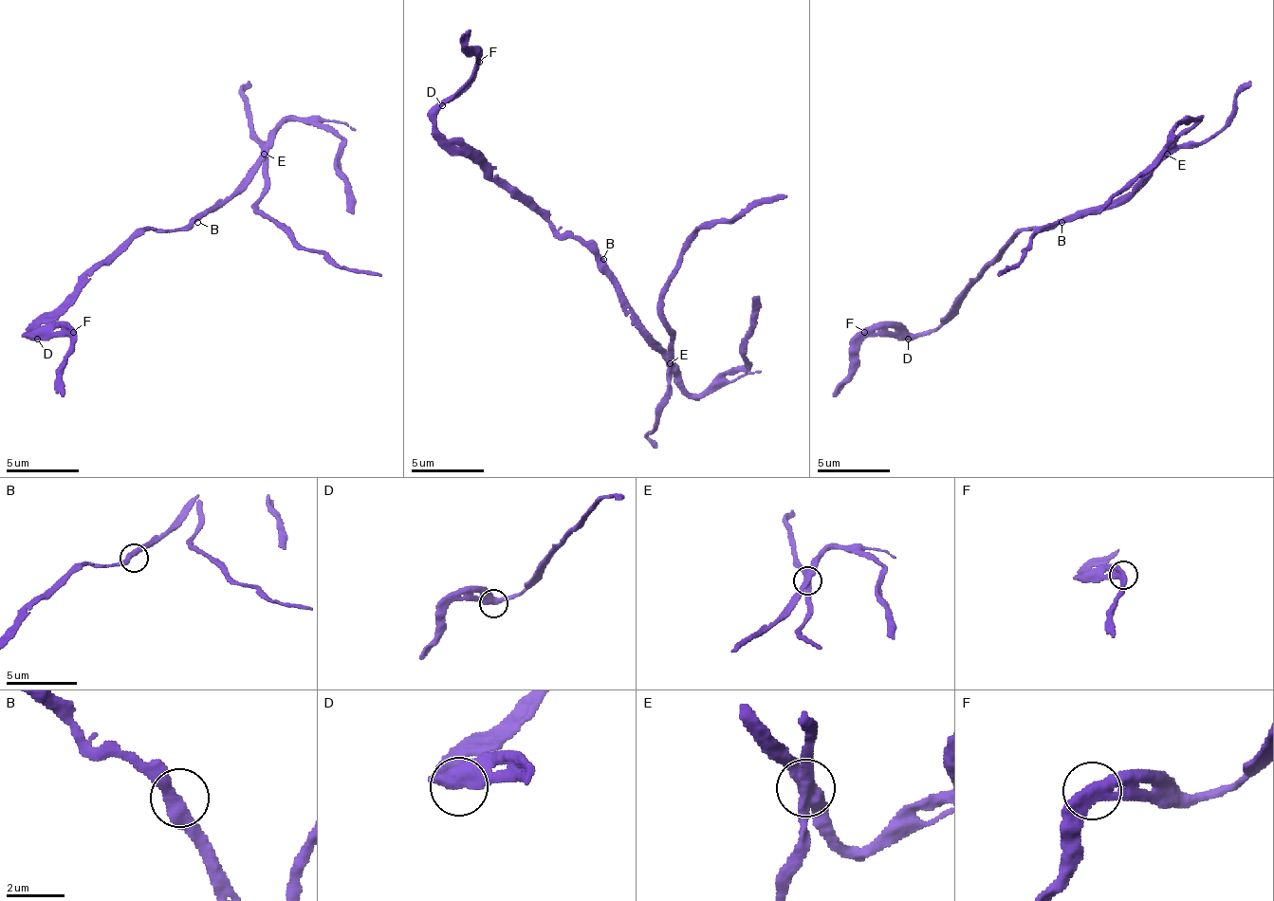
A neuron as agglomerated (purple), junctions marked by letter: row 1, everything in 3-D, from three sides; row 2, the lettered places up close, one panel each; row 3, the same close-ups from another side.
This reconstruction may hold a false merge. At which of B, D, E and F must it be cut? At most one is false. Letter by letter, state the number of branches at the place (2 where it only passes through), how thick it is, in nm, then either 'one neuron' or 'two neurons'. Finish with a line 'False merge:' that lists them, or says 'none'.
B: 2 branches meet; 340 nm thick; one neuron
D: 2 branches meet; 440 nm thick; one neuron
E: 3 branches meet; 360 nm thick; one neuron
F: 2 branches meet; 400 nm thick; one neuron
False merge: none

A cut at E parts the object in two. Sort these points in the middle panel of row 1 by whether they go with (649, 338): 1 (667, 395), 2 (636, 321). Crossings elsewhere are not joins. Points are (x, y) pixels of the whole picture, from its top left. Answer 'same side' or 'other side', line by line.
1: other side
2: same side

